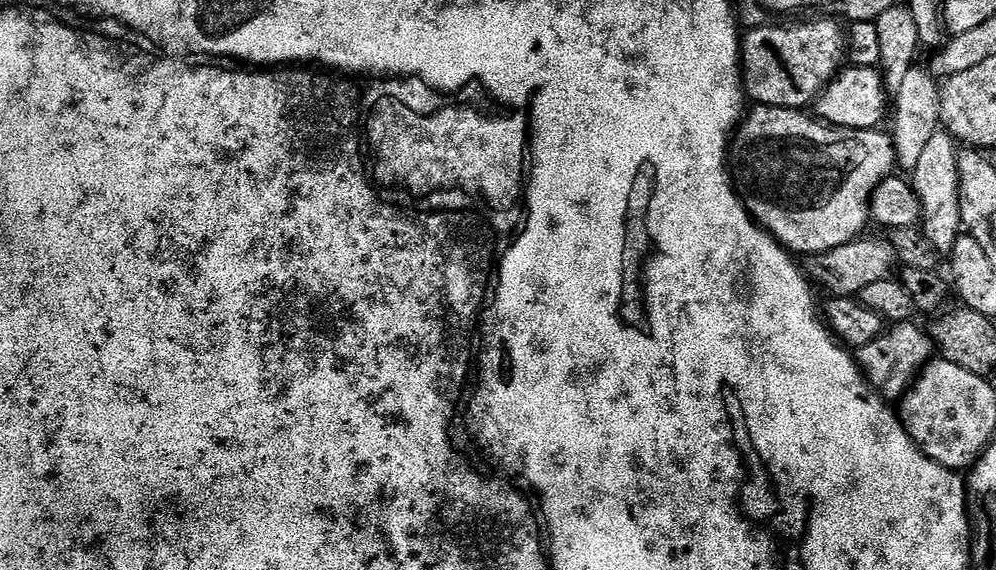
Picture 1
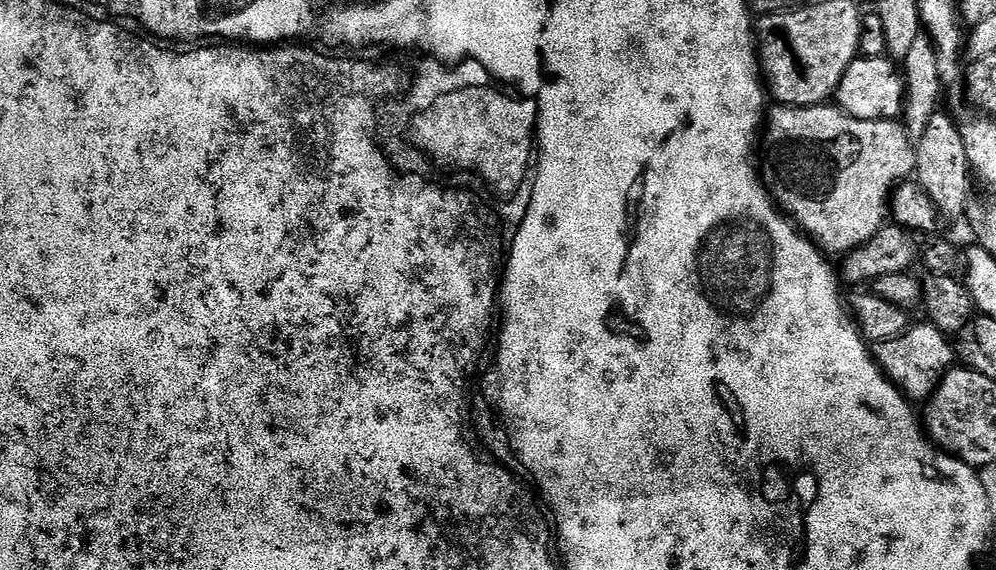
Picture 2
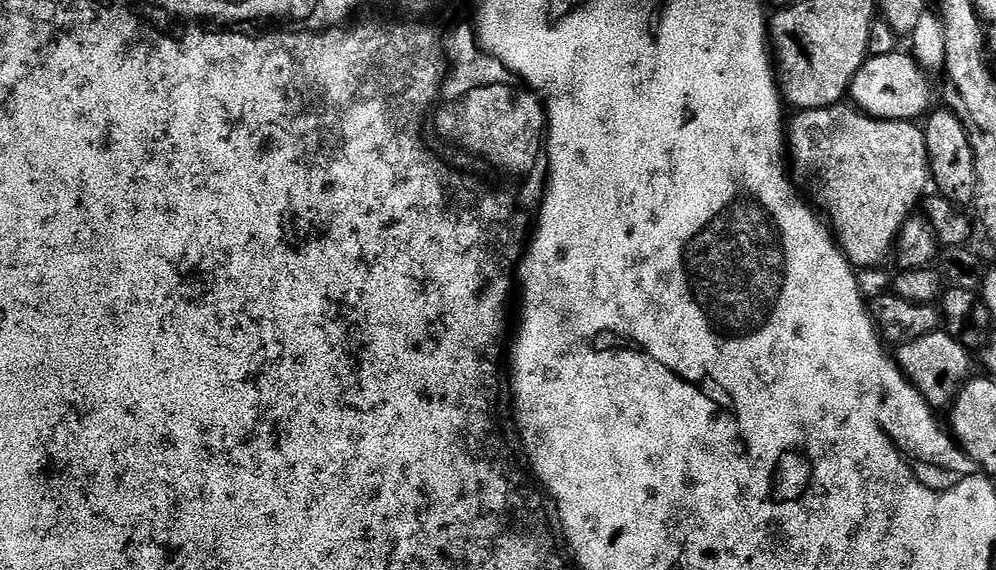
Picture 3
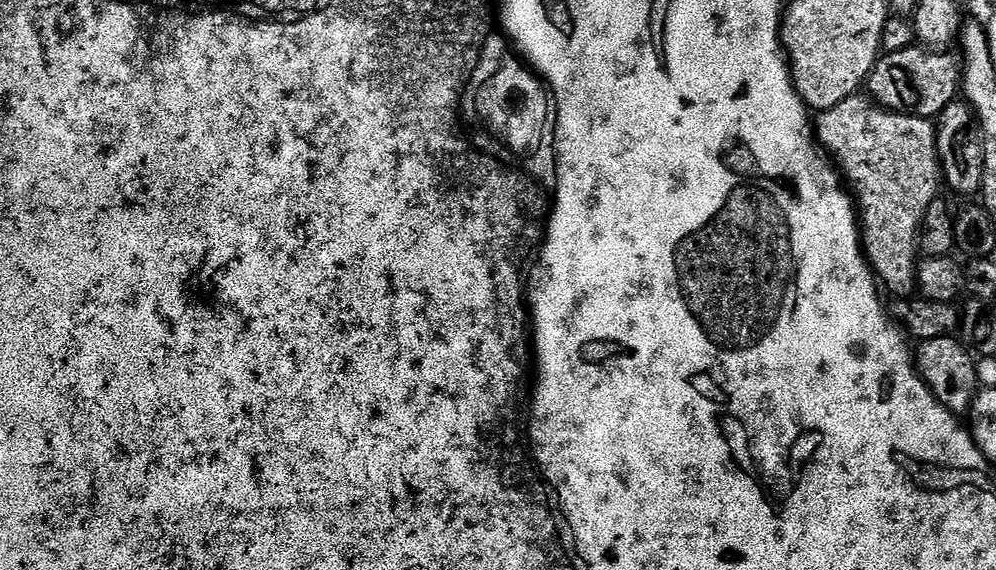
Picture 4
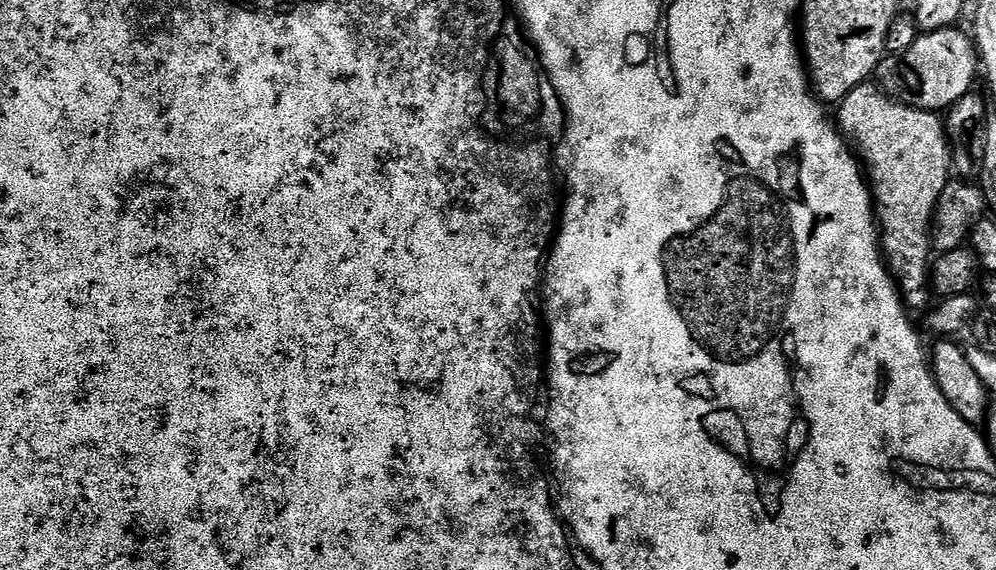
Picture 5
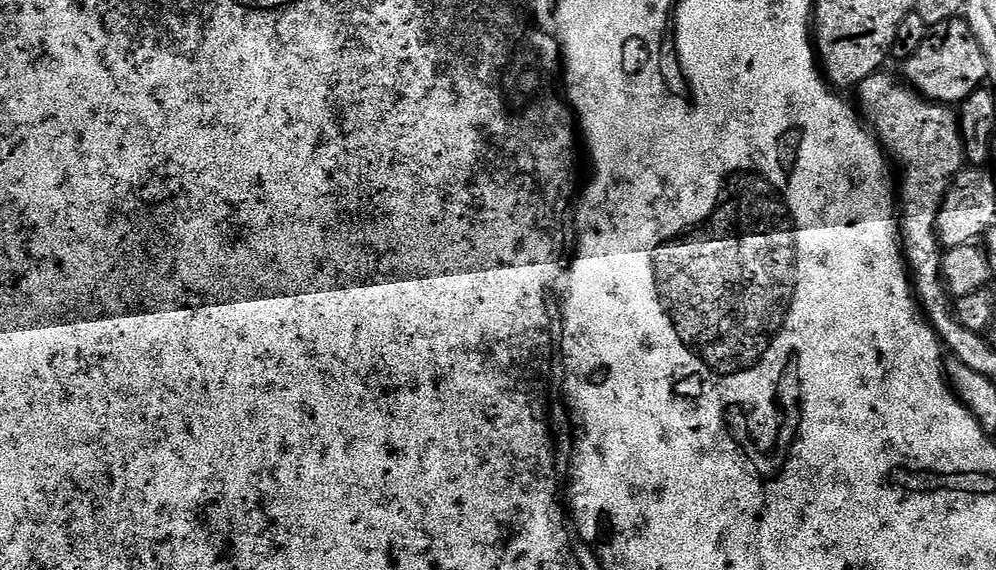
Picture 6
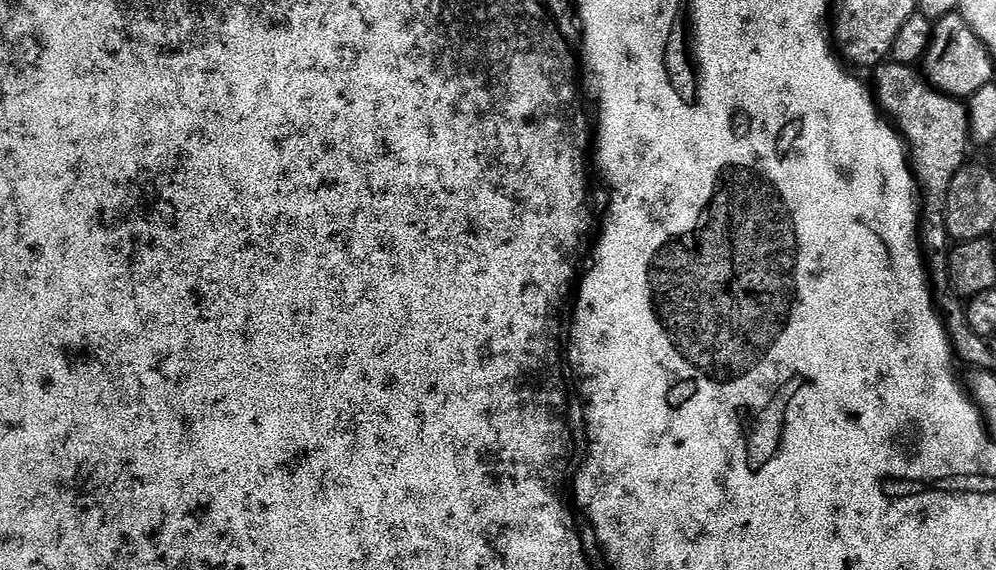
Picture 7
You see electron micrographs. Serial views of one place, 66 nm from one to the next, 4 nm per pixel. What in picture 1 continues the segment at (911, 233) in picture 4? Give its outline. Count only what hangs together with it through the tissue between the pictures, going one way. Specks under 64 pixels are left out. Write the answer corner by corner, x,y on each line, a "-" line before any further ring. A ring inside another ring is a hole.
756,106
753,107
753,109
753,112
751,109
751,111
745,115
742,123
739,125
738,135
734,140
735,147
736,144
740,147
740,172
744,175
745,189
743,188
743,191
746,193
746,203
749,209
751,209
793,253
801,254
800,252
805,252
805,257
808,258
818,256
822,252
829,252
838,246
846,246
851,240
861,239
861,237
865,235
864,227
870,224
872,192
887,176
893,175
894,169
898,164
898,148
894,143
893,137
889,135
888,132
887,134
884,133
884,130
880,128
843,128
837,124
825,124
823,120
817,118
815,115
809,114
807,111
799,108
766,108

